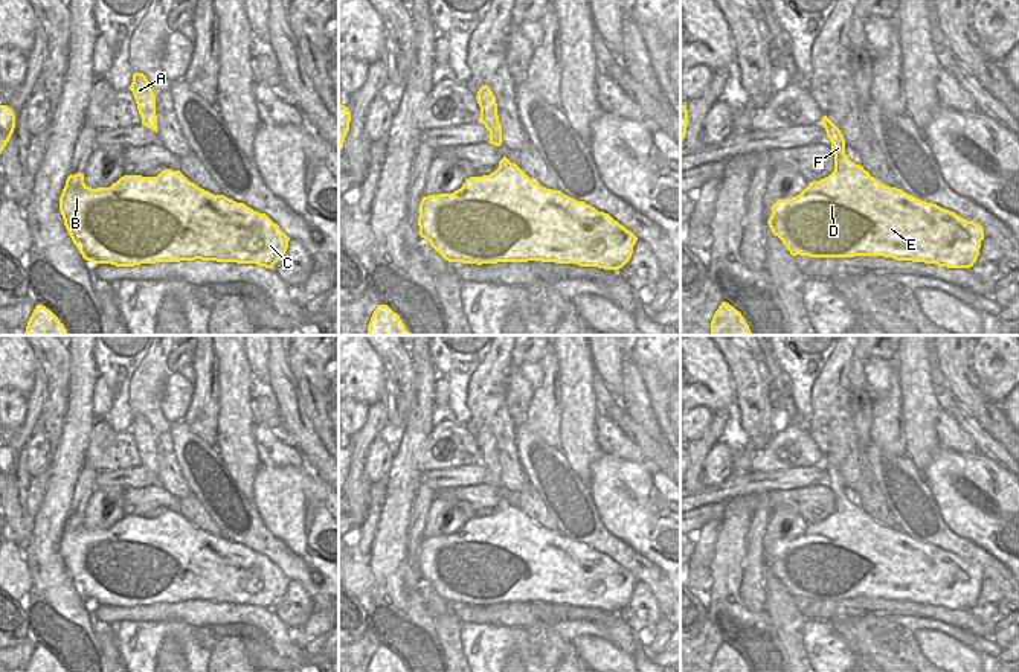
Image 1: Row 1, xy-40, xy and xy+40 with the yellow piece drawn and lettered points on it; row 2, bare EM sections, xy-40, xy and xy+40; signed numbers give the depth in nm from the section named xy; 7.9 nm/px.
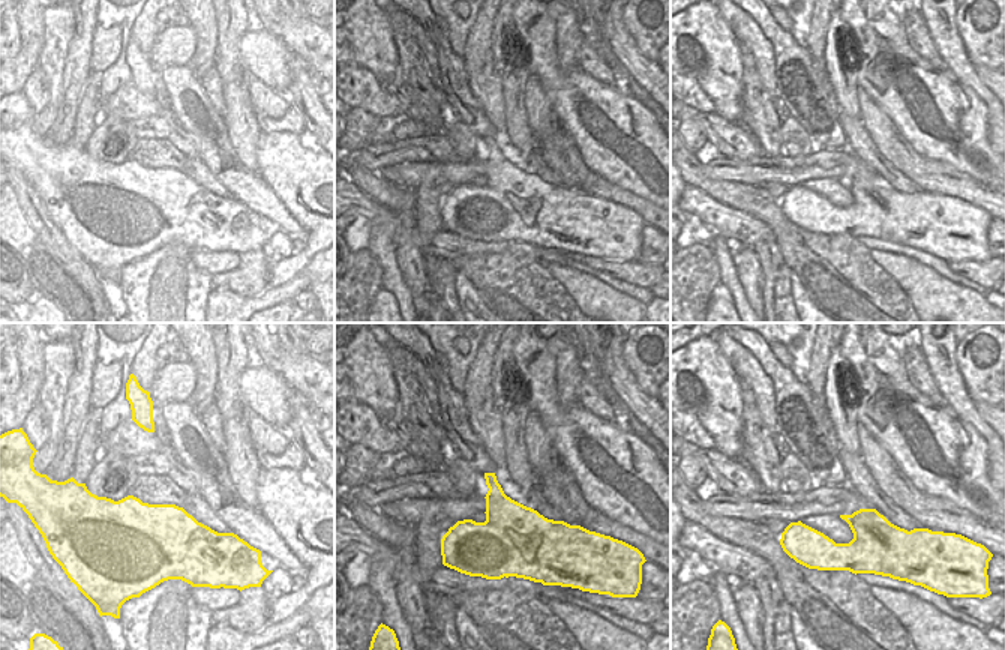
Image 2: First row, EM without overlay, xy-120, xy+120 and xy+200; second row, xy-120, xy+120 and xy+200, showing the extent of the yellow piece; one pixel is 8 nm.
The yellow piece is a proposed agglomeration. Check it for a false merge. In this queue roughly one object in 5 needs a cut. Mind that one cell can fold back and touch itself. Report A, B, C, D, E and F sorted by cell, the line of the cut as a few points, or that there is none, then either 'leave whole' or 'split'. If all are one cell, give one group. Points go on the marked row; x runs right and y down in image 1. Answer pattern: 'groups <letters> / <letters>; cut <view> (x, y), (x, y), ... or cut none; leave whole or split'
groups A B C D E F; cut none; leave whole

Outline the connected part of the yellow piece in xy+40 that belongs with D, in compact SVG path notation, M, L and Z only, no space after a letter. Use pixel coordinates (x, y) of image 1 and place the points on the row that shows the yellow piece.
M827 117L822 125L834 152L834 171L812 181L796 197L778 200L767 221L792 256L854 258L883 256L895 261L970 268L979 256L984 229L955 212L921 201L902 189L882 184L845 154L841 130Z

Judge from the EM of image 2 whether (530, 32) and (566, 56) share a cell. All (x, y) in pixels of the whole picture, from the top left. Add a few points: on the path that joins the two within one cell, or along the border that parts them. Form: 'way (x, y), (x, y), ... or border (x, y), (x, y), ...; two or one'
border (554, 18), (557, 63), (567, 71); two

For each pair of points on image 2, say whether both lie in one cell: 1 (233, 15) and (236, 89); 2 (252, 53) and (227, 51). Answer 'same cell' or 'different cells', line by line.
1: same cell
2: different cells

